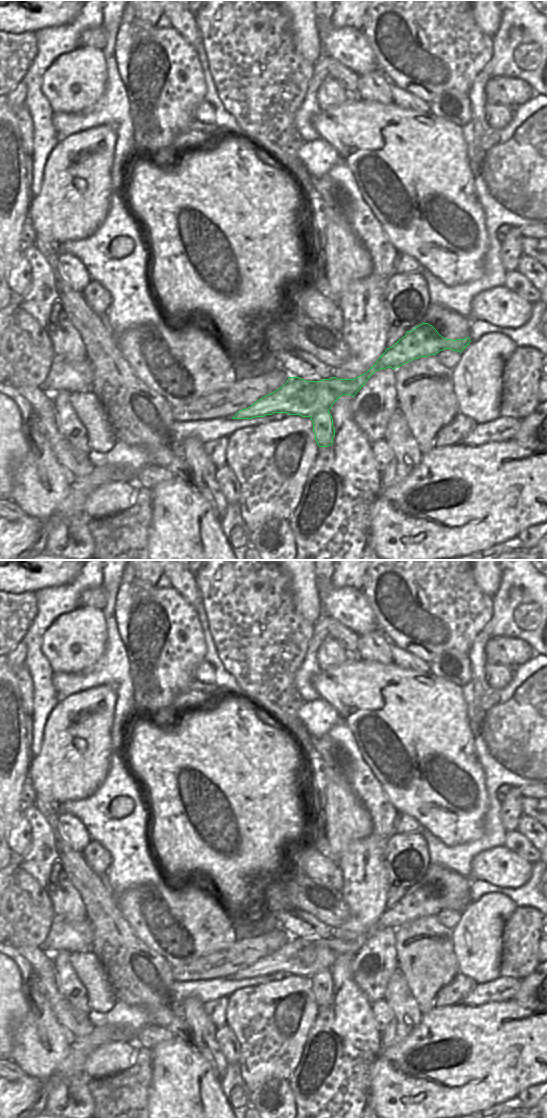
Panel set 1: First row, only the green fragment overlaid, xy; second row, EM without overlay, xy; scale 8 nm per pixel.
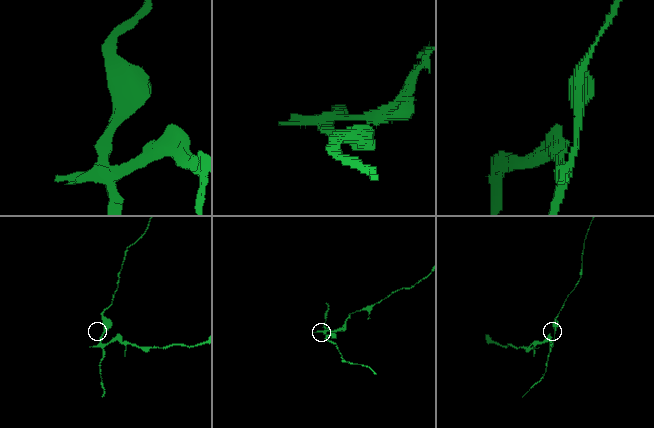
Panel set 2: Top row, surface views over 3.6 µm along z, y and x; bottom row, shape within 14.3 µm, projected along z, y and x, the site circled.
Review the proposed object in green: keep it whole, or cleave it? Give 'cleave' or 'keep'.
cleave

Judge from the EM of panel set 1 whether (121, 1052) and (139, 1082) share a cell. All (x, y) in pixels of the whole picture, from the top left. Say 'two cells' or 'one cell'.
two cells

